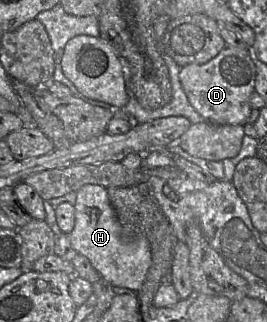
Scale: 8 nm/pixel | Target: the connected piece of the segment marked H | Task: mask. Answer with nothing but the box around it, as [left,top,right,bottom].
[68,185,151,292]

